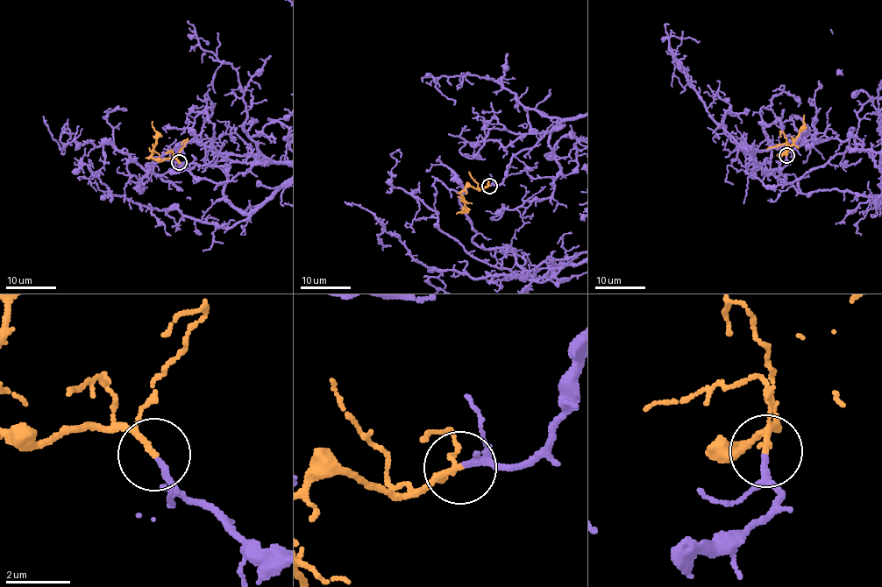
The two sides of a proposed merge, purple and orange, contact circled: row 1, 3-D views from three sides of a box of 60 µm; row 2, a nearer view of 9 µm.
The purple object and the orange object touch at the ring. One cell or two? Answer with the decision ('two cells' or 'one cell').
one cell

